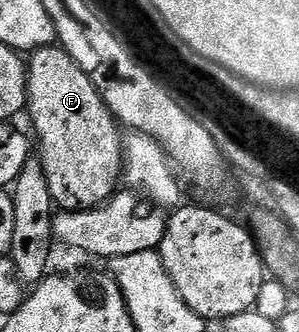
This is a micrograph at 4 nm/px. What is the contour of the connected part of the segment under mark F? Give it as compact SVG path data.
M60 45L44 46L42 50L32 51L27 58L29 76L29 100L27 114L33 117L33 130L41 141L41 162L43 173L49 182L50 194L54 203L61 208L80 208L91 210L103 206L114 197L119 182L119 138L113 131L113 113L105 107L101 91L85 75L83 68L71 60L71 56Z

